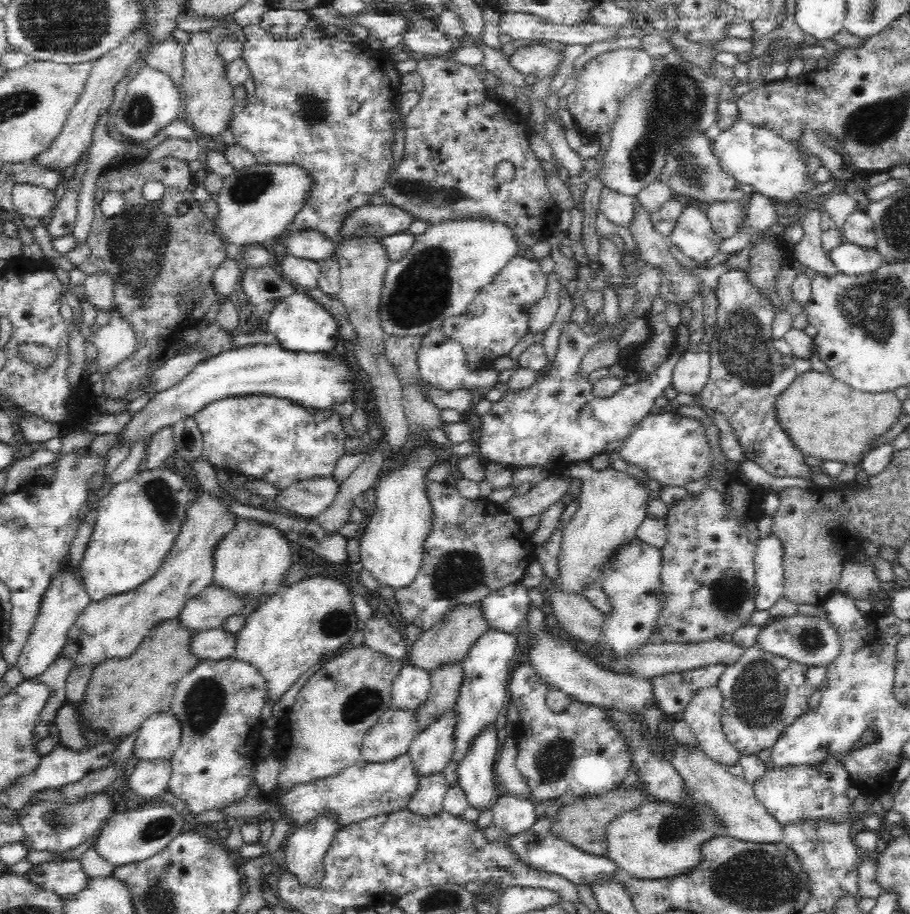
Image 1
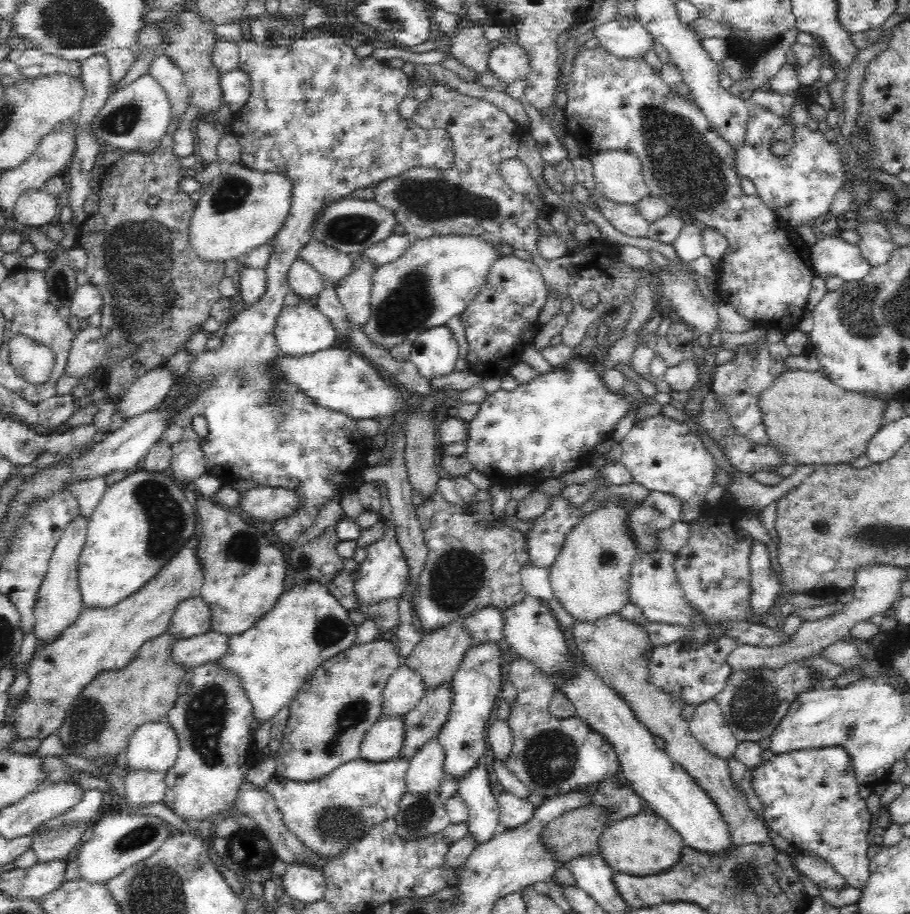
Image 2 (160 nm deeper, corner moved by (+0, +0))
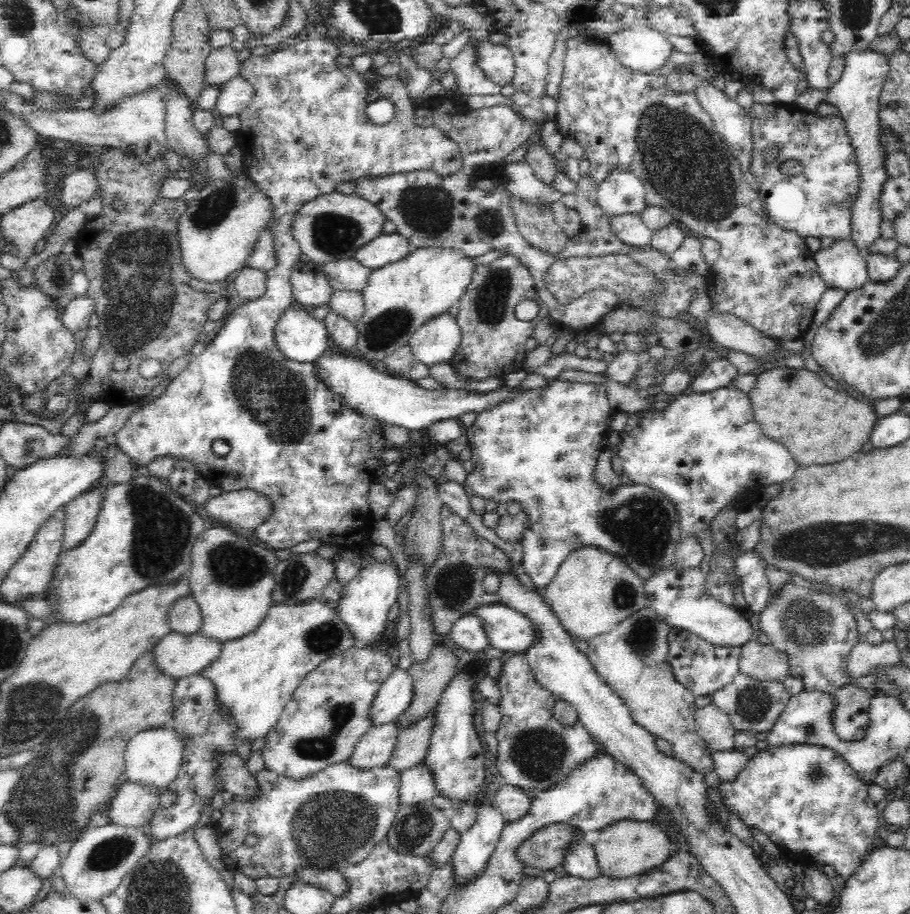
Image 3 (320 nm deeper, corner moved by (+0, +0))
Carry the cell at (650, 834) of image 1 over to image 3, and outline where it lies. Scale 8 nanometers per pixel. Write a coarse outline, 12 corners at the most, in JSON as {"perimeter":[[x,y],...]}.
{"perimeter":[[622,820],[593,846],[602,876],[642,876],[675,845],[655,821]]}

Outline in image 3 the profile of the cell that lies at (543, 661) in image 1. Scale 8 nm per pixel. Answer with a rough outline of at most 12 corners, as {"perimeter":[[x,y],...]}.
{"perimeter":[[502,603],[474,610],[490,646],[525,654],[541,632]]}

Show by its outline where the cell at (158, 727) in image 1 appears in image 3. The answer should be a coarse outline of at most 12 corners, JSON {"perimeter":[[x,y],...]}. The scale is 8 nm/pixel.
{"perimeter":[[168,725],[137,732],[123,778],[164,792],[183,744]]}

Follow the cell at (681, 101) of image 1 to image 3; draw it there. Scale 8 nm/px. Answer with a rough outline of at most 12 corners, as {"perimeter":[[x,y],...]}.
{"perimeter":[[614,165],[599,182],[598,206],[608,218],[640,214],[645,185]]}

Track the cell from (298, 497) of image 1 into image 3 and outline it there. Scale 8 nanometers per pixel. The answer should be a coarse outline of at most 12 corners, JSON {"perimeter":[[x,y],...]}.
{"perimeter":[[224,491],[204,510],[214,521],[255,530],[270,518],[270,497]]}

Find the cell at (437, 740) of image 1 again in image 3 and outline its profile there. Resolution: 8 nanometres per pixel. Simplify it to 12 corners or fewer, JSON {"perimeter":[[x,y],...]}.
{"perimeter":[[426,760],[400,772],[399,801],[413,805],[436,794]]}

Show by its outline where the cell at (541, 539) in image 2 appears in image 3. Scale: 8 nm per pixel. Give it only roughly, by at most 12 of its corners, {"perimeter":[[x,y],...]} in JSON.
{"perimeter":[[550,379],[464,429],[470,496],[521,502],[545,588],[597,544],[644,580],[675,562],[676,505],[592,481],[614,412]]}

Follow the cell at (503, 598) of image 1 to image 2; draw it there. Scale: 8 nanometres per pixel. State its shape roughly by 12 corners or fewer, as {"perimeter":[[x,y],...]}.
{"perimeter":[[485,606],[465,619],[476,643],[503,643],[505,609]]}

